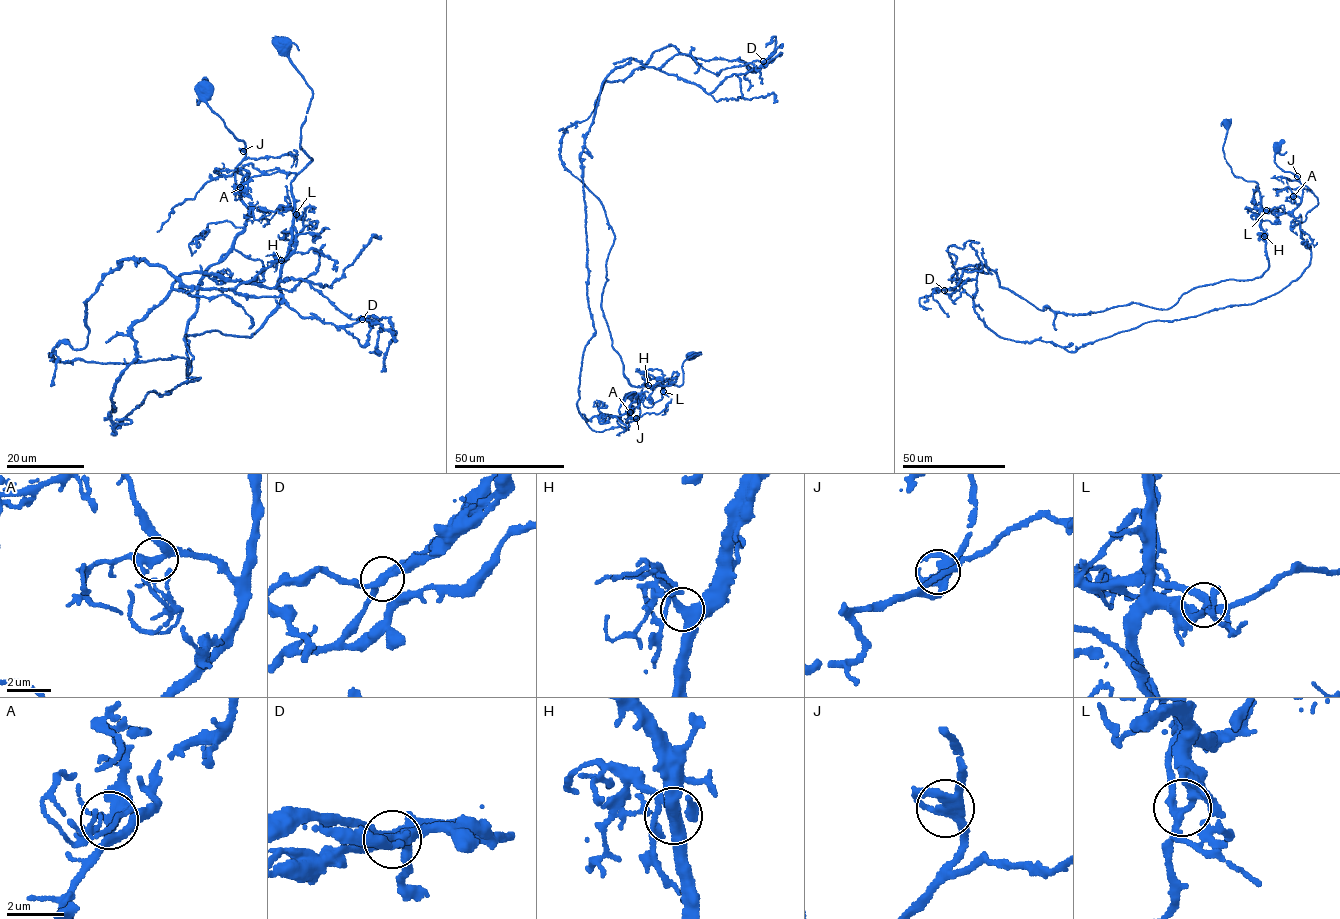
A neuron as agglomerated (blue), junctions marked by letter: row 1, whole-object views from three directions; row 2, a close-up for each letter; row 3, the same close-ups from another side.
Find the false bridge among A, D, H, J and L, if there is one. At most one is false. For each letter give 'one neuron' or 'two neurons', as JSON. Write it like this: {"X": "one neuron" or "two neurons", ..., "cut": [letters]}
{"A": "one neuron", "D": "two neurons", "H": "one neuron", "J": "one neuron", "L": "one neuron", "cut": ["D"]}

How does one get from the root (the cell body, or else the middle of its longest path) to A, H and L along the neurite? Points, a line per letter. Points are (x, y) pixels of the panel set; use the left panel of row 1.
A: (205, 90), (206, 104), (245, 144), (244, 157), (235, 170), (238, 191), (240, 187)
H: (205, 90), (247, 221), (112, 433), (181, 275), (360, 318), (124, 259), (51, 354), (189, 375), (281, 260)
L: (205, 90), (247, 221), (112, 433), (181, 275), (360, 318), (124, 259), (51, 354), (189, 375), (295, 214)

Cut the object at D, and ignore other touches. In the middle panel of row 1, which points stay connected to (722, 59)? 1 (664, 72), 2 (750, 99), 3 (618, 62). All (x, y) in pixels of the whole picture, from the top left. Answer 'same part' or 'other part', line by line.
1: other part
2: other part
3: other part

